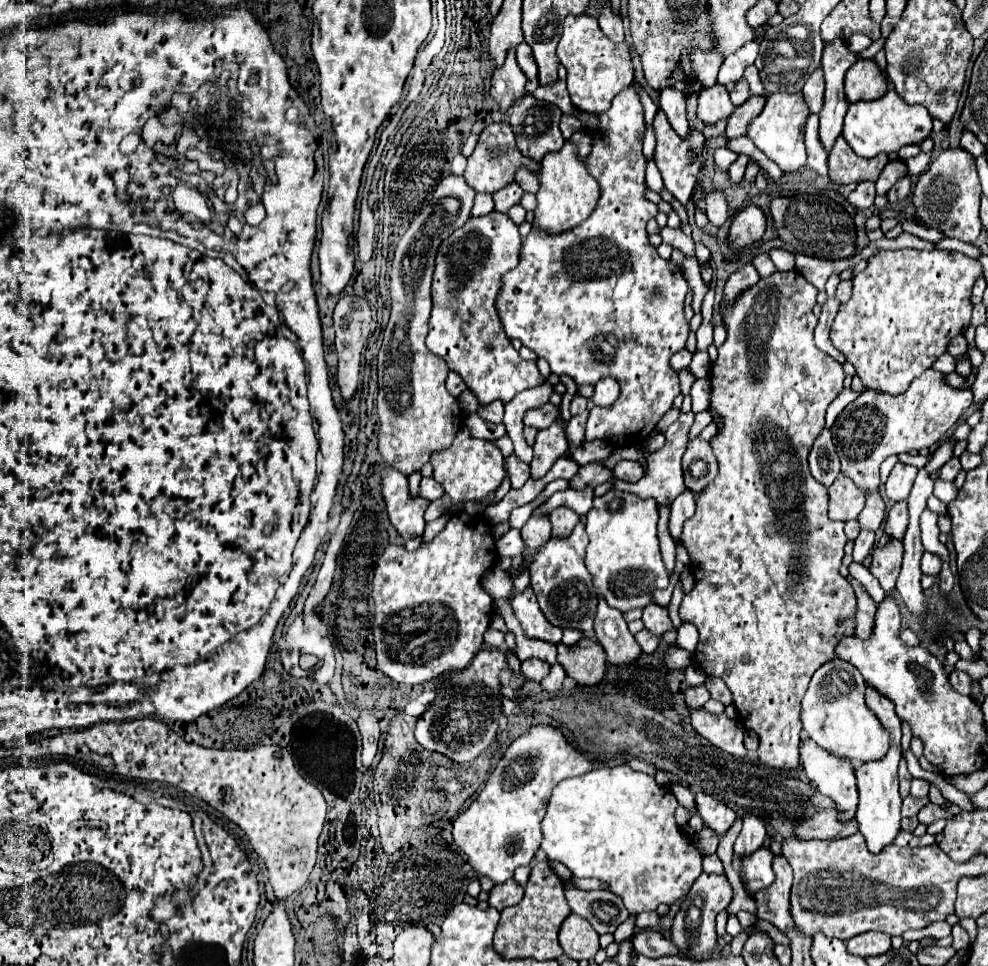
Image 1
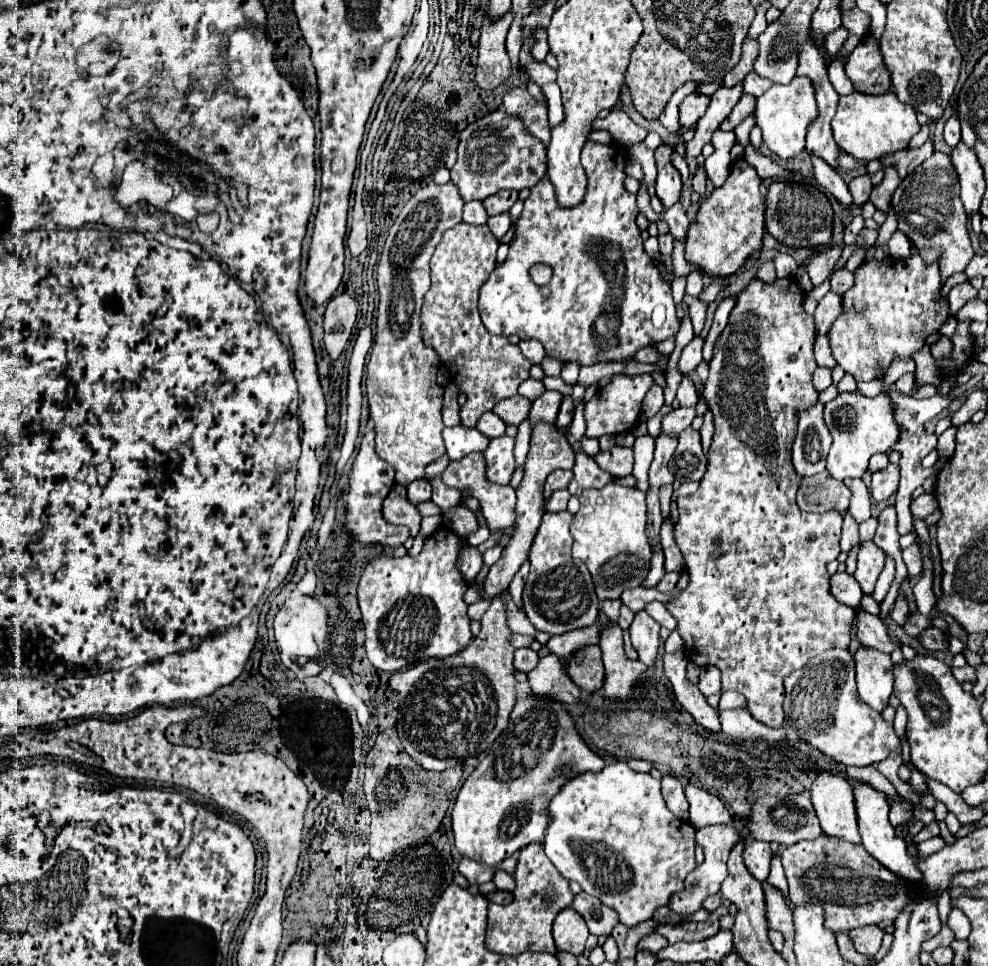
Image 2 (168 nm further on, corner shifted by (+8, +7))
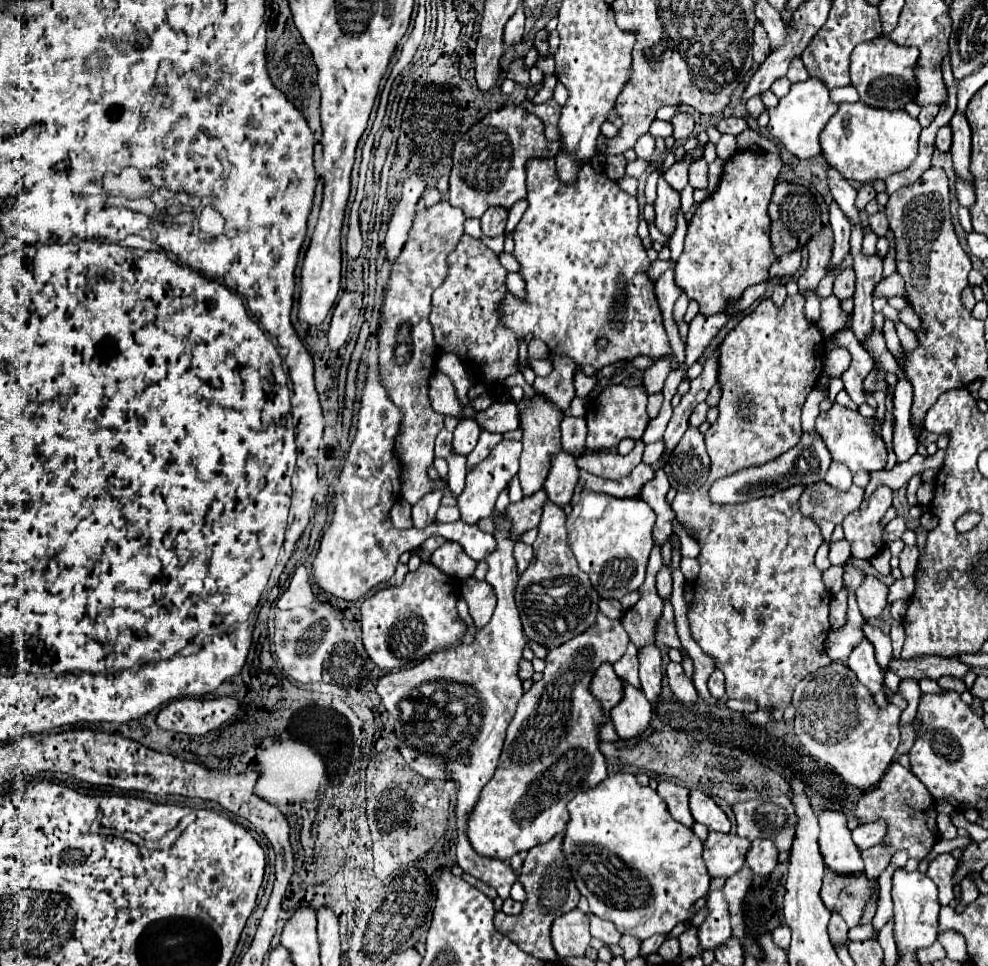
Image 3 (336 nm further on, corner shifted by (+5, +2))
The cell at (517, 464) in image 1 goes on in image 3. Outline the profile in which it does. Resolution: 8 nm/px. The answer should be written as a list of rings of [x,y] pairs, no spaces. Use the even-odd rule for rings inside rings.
[[[502,440],[500,444],[494,446],[494,450],[490,452],[490,456],[486,460],[482,460],[468,476],[466,476],[466,486],[462,490],[462,494],[458,496],[458,510],[460,516],[466,524],[476,524],[476,520],[486,518],[492,514],[494,504],[498,494],[508,486],[508,482],[518,474],[518,458],[522,452],[522,442],[516,440]]]

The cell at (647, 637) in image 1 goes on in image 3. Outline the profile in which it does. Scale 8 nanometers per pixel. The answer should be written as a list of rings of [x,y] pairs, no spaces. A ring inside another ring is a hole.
[[[630,642],[628,644],[628,650],[624,654],[624,658],[620,658],[616,664],[614,664],[614,670],[620,678],[626,678],[630,684],[638,686],[640,680],[638,680],[638,660],[636,660],[636,646]]]

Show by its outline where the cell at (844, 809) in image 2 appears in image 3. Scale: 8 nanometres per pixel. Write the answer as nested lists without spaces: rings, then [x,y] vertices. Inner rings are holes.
[[[822,810],[820,814],[818,844],[824,856],[824,864],[842,874],[864,870],[860,850],[854,844],[852,830],[846,822],[846,814],[838,810]]]

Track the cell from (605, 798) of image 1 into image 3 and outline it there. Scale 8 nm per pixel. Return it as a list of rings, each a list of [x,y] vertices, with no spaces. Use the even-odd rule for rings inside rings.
[[[618,772],[618,774],[612,774],[606,780],[602,780],[596,788],[590,788],[590,790],[586,790],[582,794],[576,794],[576,798],[568,802],[568,812],[570,812],[570,820],[566,824],[566,832],[564,832],[564,840],[562,840],[562,852],[564,852],[564,858],[566,858],[568,866],[570,866],[572,878],[576,882],[576,888],[590,902],[590,912],[592,914],[598,914],[602,920],[614,922],[616,928],[622,934],[632,934],[638,940],[646,940],[646,938],[650,938],[654,934],[670,932],[678,922],[690,920],[696,914],[694,912],[694,902],[708,892],[708,884],[710,884],[710,876],[708,876],[706,866],[704,866],[704,860],[702,860],[702,842],[700,842],[700,838],[696,838],[696,834],[690,828],[686,828],[684,824],[676,822],[670,816],[664,800],[658,796],[656,790],[652,790],[650,786],[640,786],[636,782],[636,776],[634,774]]]

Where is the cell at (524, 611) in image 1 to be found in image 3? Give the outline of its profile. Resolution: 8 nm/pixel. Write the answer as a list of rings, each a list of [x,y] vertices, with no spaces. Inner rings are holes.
[[[518,542],[516,548],[514,548],[514,558],[516,558],[516,562],[518,562],[518,572],[522,574],[522,570],[526,570],[526,566],[528,566],[530,560],[532,560],[532,546]]]

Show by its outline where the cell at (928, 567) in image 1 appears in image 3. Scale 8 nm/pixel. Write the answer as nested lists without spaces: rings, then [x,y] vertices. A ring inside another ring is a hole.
[[[906,546],[900,554],[900,570],[904,576],[914,576],[916,574],[916,568],[918,568],[918,548],[910,548]]]

